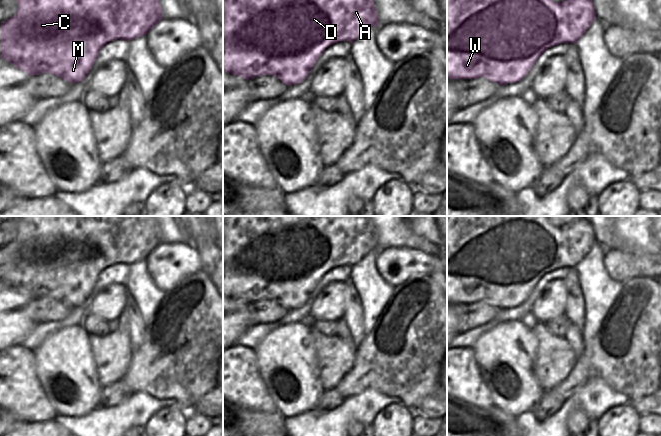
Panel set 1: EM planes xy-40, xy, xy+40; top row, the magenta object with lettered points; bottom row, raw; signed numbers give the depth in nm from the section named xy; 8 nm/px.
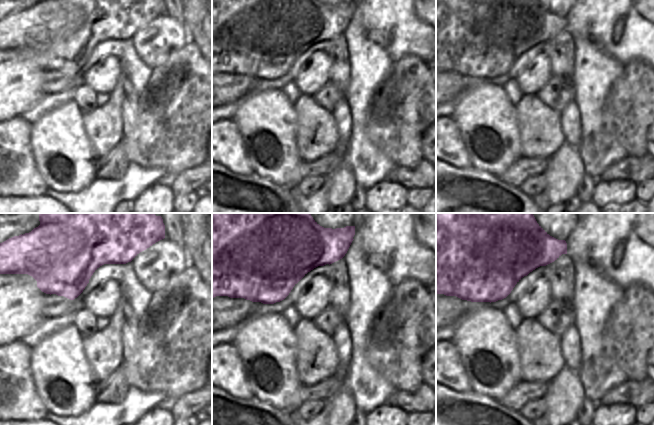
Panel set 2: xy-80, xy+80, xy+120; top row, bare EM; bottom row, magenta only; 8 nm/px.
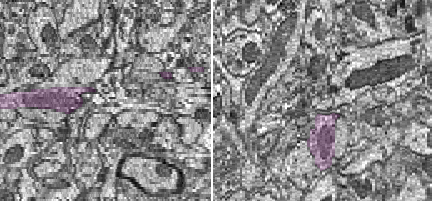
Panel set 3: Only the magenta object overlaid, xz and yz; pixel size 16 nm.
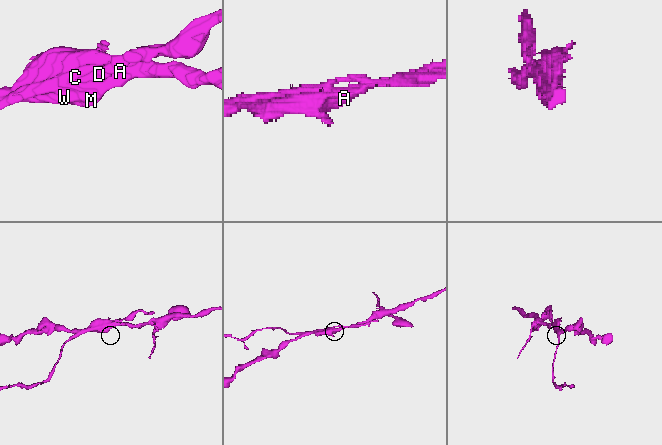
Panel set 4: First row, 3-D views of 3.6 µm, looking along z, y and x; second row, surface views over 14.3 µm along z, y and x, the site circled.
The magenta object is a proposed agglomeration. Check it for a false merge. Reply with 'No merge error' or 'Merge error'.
Merge error

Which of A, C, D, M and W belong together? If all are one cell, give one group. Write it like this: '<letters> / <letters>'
A D M W / C

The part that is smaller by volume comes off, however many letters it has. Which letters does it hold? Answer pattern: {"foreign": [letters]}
{"foreign": ["C"]}

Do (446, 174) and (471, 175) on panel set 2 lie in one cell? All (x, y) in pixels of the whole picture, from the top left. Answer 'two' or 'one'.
one

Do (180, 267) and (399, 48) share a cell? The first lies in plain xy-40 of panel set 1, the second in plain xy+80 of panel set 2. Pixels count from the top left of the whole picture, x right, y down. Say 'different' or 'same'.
different

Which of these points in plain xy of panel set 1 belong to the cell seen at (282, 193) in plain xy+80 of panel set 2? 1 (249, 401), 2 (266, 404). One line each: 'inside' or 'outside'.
1: outside
2: outside

